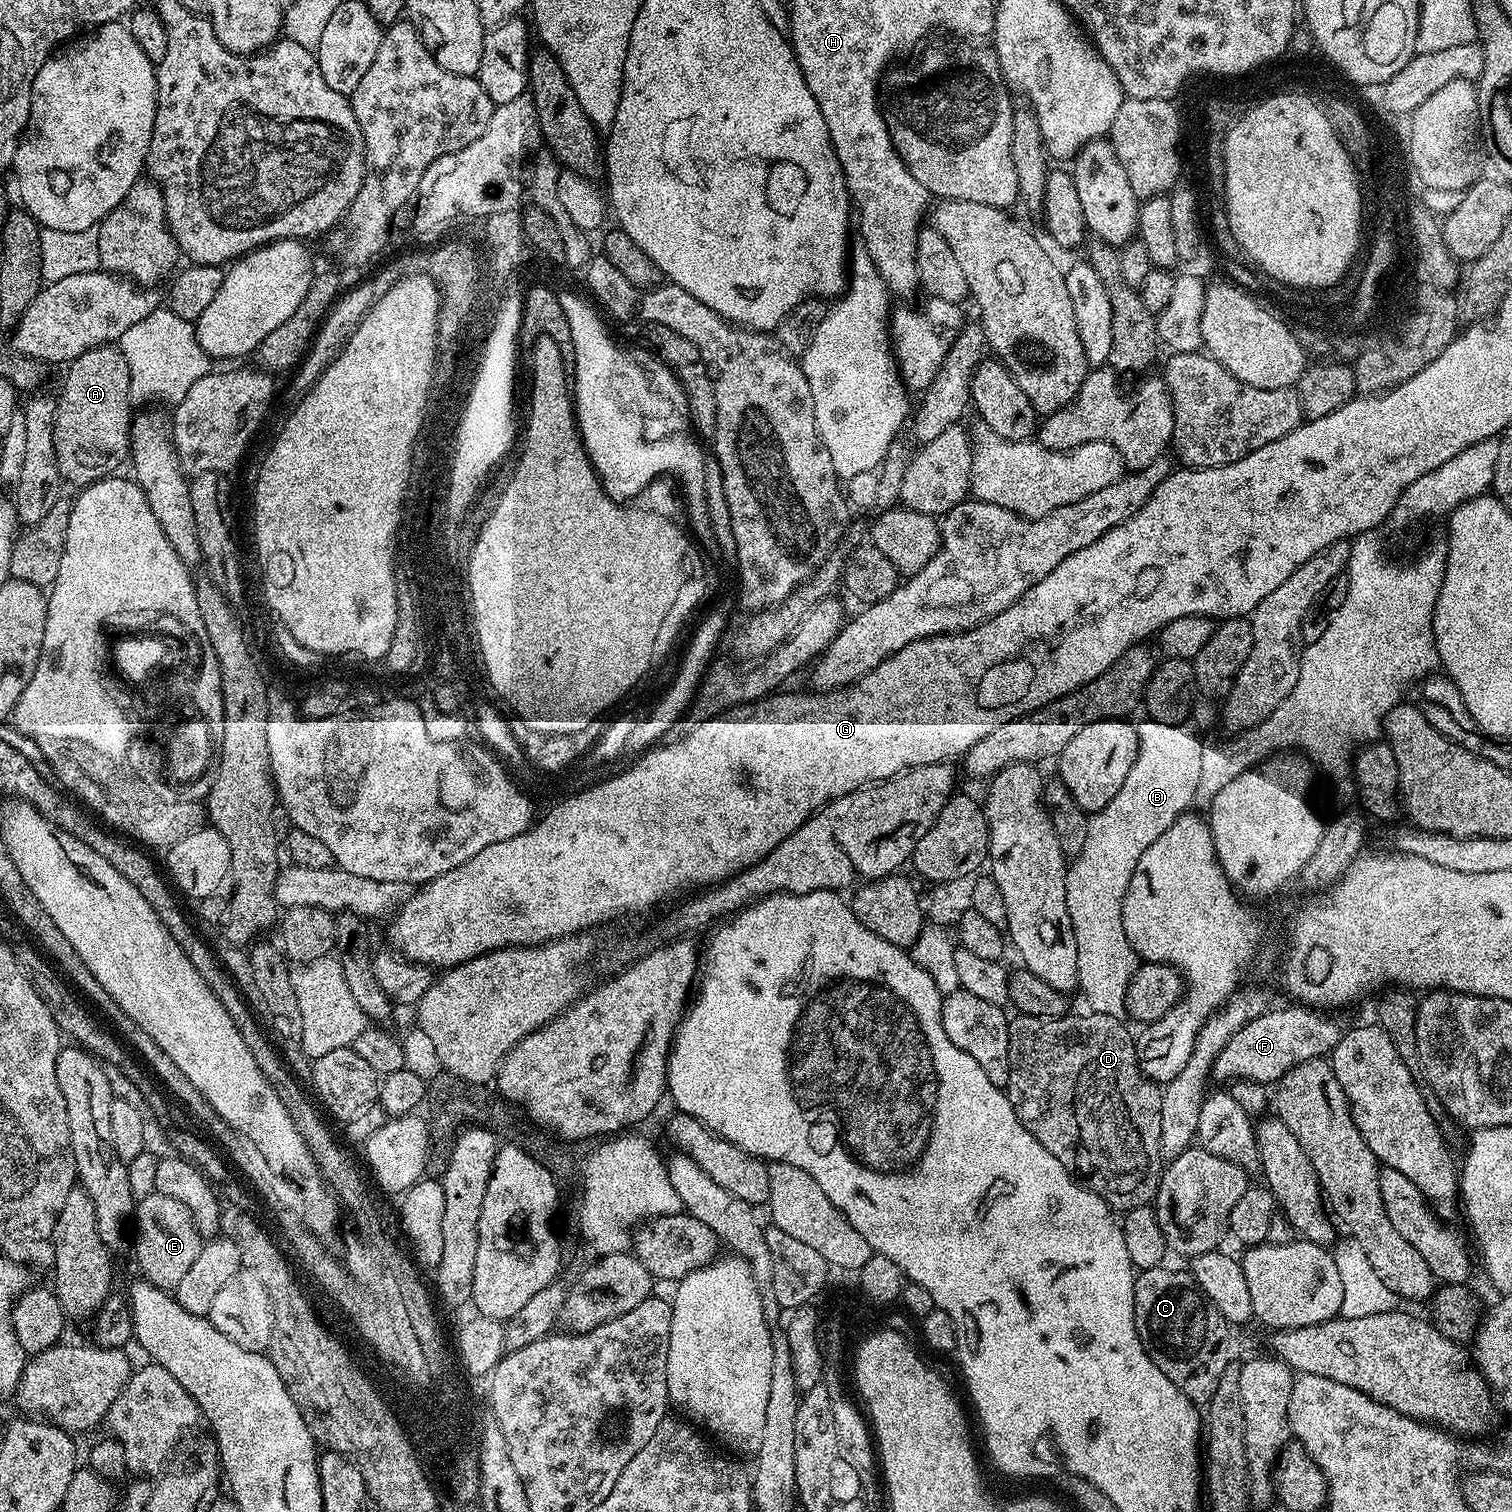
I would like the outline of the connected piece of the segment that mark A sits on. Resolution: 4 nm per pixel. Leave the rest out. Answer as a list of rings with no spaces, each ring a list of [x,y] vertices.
[[[105,346],[103,348],[91,348],[86,350],[86,354],[82,354],[77,360],[71,361],[67,365],[68,373],[64,376],[64,385],[60,388],[60,396],[56,400],[56,417],[52,423],[54,430],[54,446],[56,447],[56,457],[58,458],[58,466],[60,467],[60,475],[65,481],[68,480],[75,486],[87,486],[93,484],[96,480],[105,479],[117,471],[116,468],[120,463],[127,461],[130,456],[132,447],[132,418],[134,415],[134,401],[130,394],[130,366],[126,366],[126,358],[120,353],[119,347]]]

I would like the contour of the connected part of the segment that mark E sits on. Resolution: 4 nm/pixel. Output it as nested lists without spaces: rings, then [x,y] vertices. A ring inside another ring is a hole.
[[[151,1192],[138,1201],[134,1208],[134,1252],[139,1275],[149,1280],[155,1288],[174,1290],[182,1277],[190,1271],[190,1265],[198,1259],[202,1238],[190,1218],[190,1210],[175,1198]]]

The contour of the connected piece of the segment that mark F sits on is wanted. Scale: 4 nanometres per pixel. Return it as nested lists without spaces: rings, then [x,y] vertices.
[[[1307,1006],[1295,1007],[1273,1007],[1242,1026],[1218,1054],[1212,1066],[1211,1079],[1225,1082],[1249,1080],[1272,1086],[1290,1070],[1294,1070],[1294,1066],[1327,1057],[1344,1035],[1345,1025],[1340,1025],[1332,1017],[1335,1015],[1327,1011]]]

